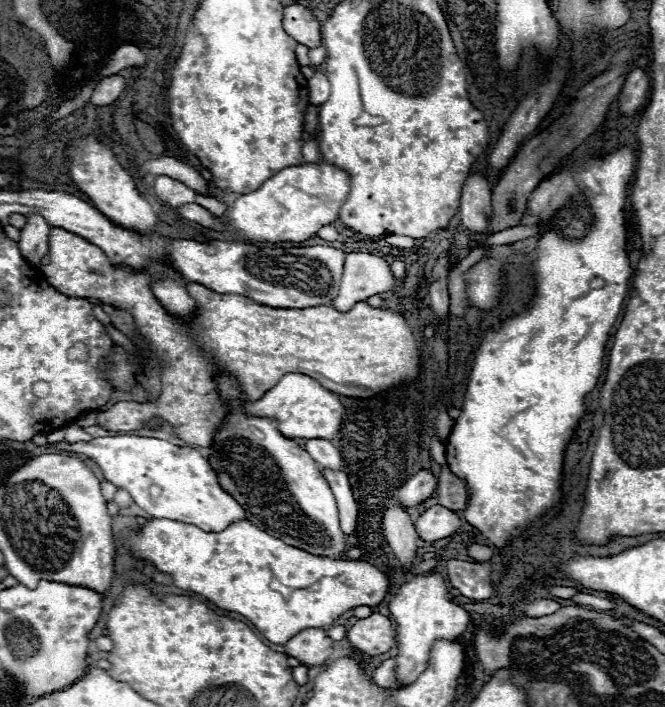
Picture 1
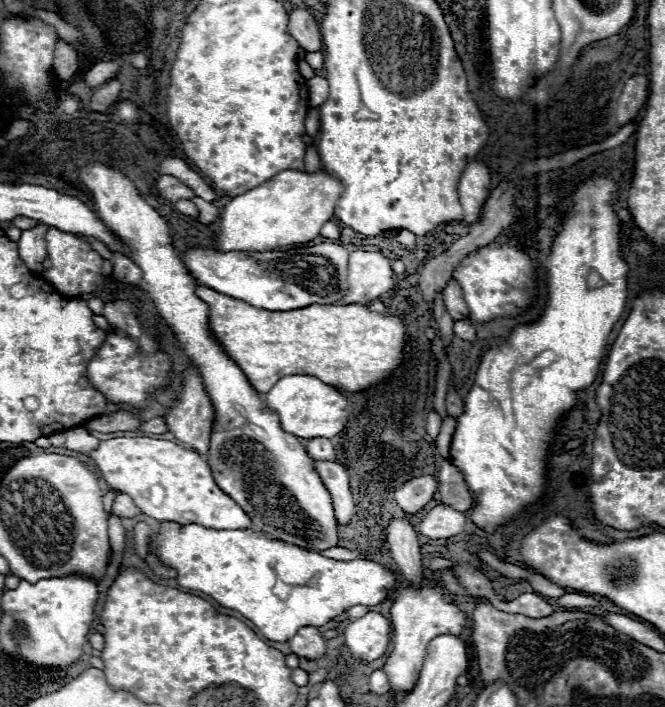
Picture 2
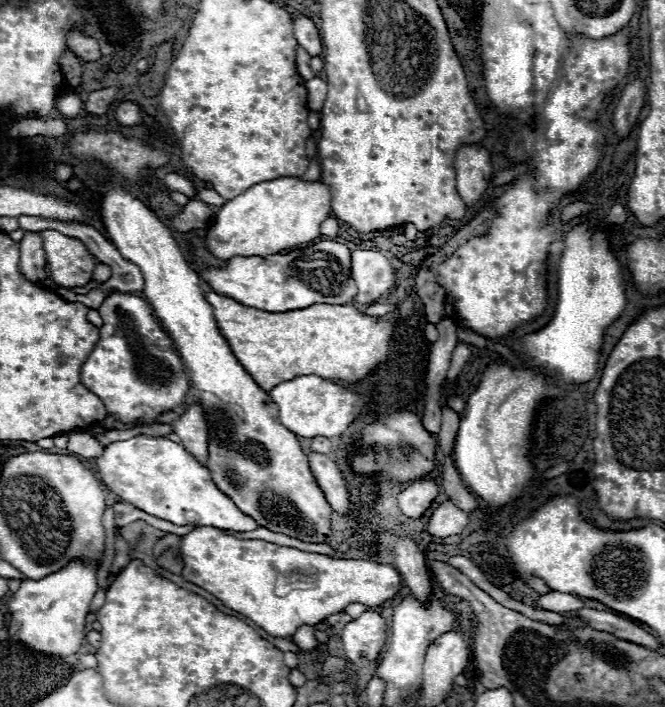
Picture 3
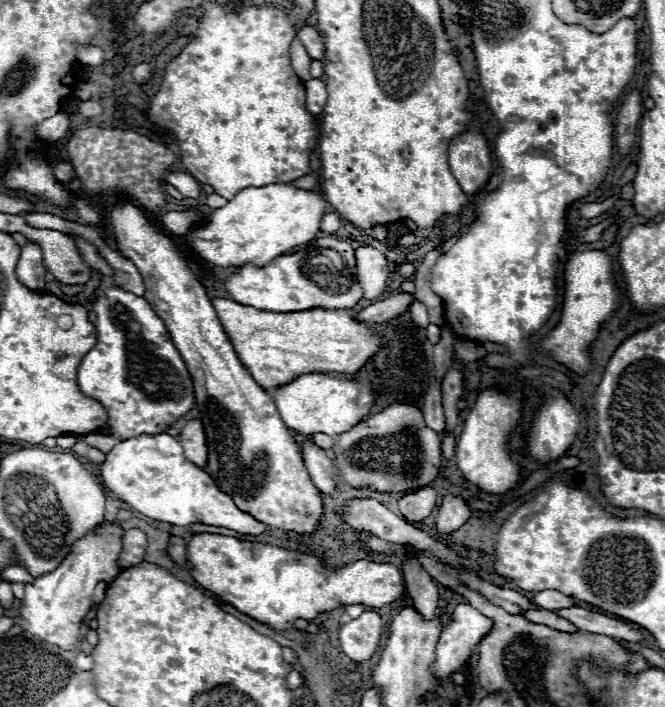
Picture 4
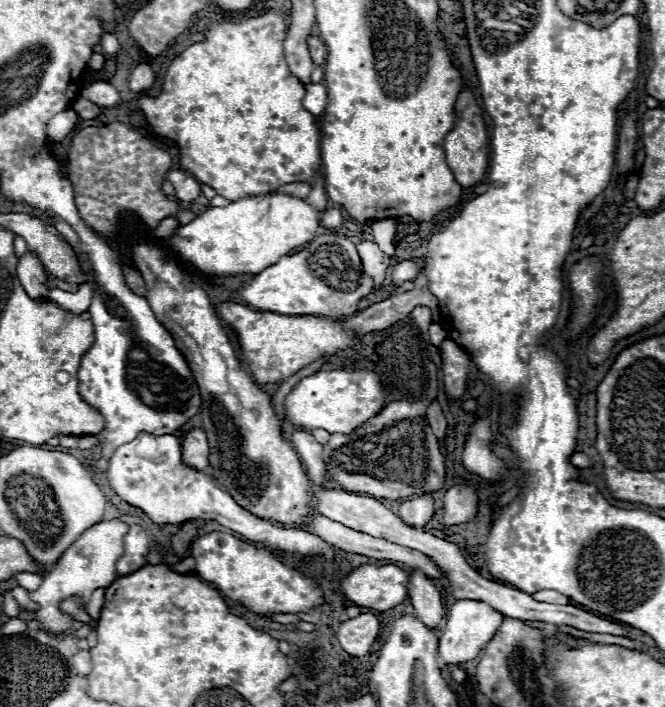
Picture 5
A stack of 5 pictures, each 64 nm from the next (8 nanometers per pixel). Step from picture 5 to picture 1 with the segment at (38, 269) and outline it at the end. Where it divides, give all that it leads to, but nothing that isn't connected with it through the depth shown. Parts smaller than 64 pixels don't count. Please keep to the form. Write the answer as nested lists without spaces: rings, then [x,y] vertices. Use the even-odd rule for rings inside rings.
[[[40,214],[26,216],[26,222],[28,222],[28,226],[24,226],[22,236],[18,240],[18,246],[20,246],[22,256],[30,264],[38,266],[42,256],[48,252],[48,238],[50,238],[52,226]]]

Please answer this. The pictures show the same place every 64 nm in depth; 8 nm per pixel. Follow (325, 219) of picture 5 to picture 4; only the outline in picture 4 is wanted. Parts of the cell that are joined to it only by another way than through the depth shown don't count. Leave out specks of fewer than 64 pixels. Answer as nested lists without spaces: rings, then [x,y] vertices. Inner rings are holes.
[[[330,212],[330,214],[324,214],[322,218],[322,224],[320,224],[320,230],[326,232],[326,234],[334,234],[338,228],[342,226],[342,220],[336,212]]]

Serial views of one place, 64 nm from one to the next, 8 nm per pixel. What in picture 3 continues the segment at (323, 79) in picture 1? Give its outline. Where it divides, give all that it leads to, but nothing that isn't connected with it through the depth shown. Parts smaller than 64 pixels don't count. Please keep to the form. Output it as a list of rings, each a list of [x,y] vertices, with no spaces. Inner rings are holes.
[[[312,78],[306,82],[306,89],[308,91],[308,108],[310,110],[320,110],[324,100],[326,100],[326,94],[328,94],[328,84],[326,80],[322,78]]]

